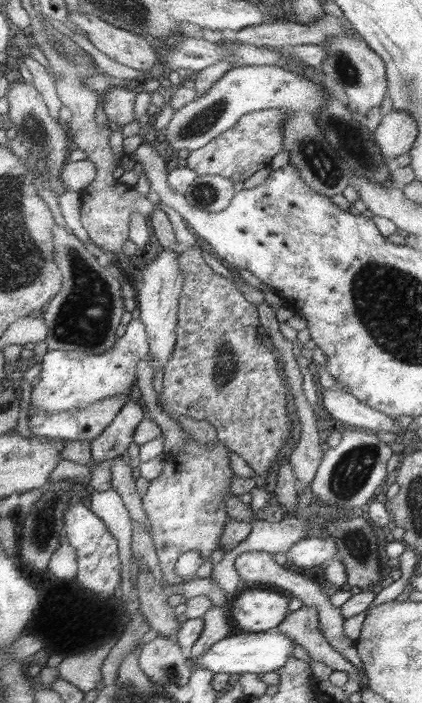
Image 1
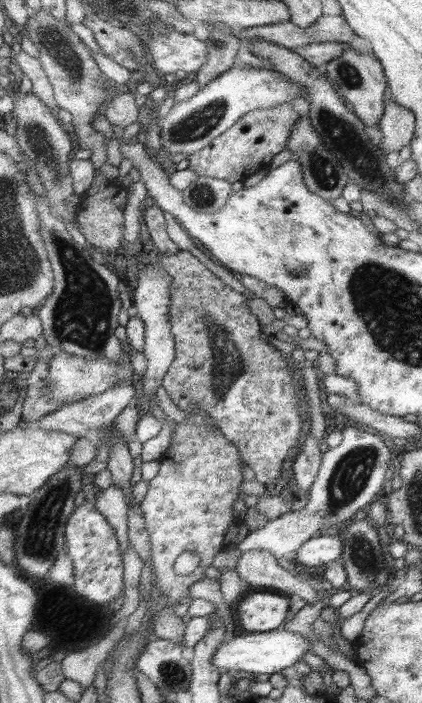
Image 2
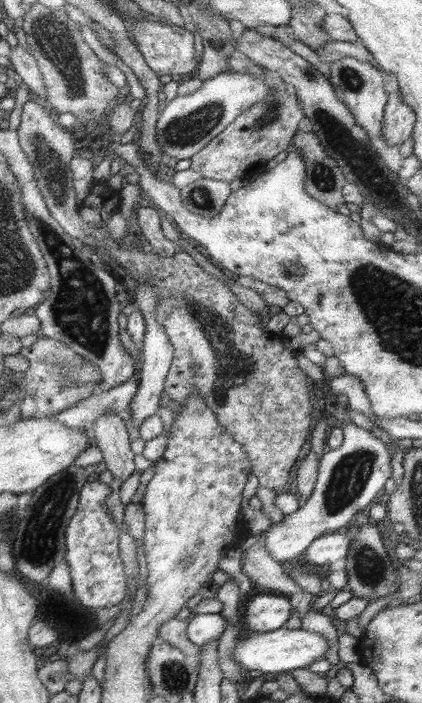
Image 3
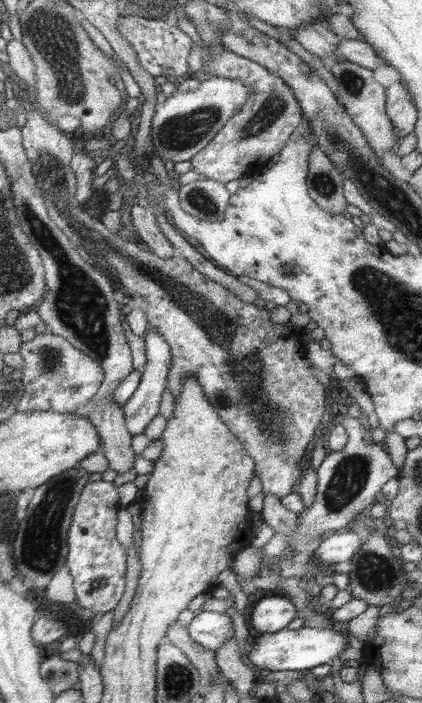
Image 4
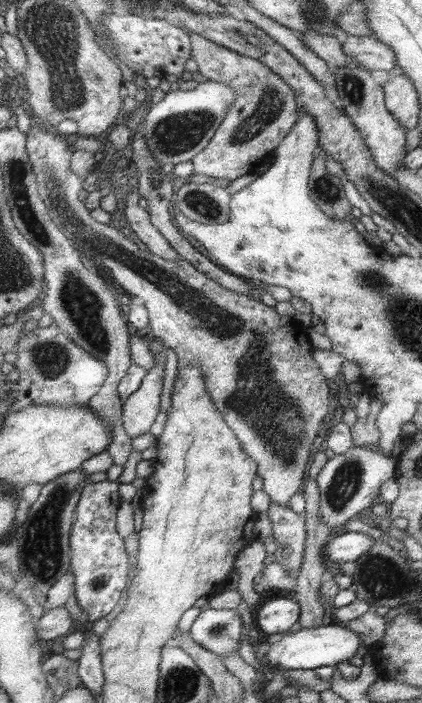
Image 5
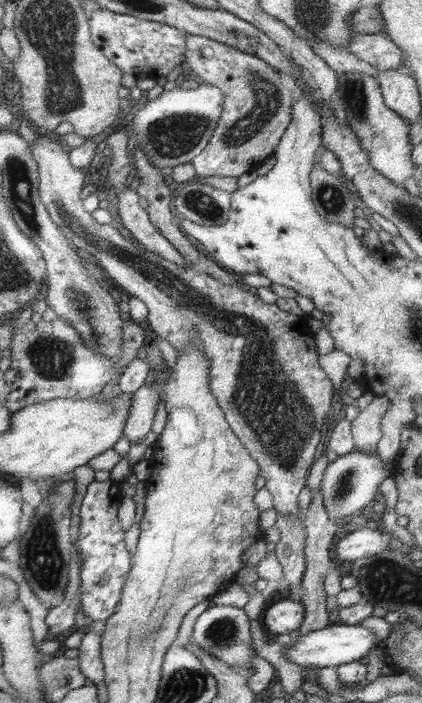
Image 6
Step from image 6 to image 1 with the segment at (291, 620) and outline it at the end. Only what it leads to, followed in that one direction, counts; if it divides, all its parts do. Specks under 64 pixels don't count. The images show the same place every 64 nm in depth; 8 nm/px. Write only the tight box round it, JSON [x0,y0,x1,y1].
[229,590,289,634]

